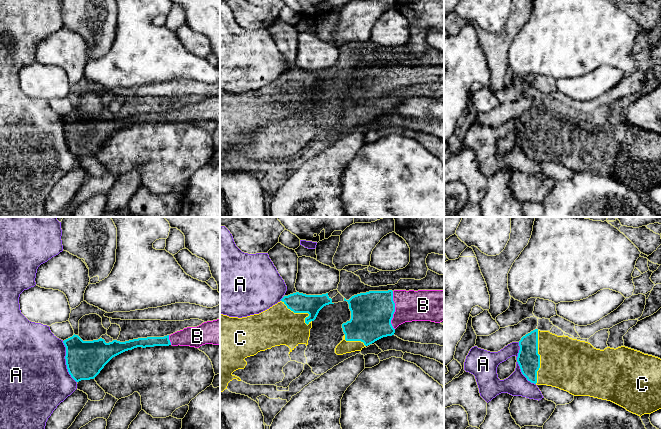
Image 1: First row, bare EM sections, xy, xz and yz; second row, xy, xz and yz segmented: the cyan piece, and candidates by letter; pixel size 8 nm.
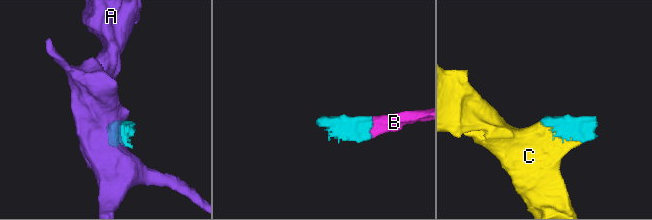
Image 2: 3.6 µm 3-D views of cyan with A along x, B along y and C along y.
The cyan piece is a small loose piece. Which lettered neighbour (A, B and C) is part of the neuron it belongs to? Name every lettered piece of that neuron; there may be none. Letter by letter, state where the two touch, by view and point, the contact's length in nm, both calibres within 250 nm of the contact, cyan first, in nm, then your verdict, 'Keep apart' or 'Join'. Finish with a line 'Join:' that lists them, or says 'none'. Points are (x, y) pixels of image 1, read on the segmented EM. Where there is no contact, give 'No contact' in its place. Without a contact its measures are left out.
A: Touches cyan at xy (66, 362). Shared border 360 nm. Thickness 300 nm (cyan) against 500 nm. Keep apart
B: Touches cyan at xz (394, 310). Shared border 320 nm. Thickness 340 nm (cyan) against 260 nm. Join
C: Touches cyan at yz (539, 357). Shared border 440 nm. Thickness 180 nm (cyan) against 420 nm. Join
Join: B, C

